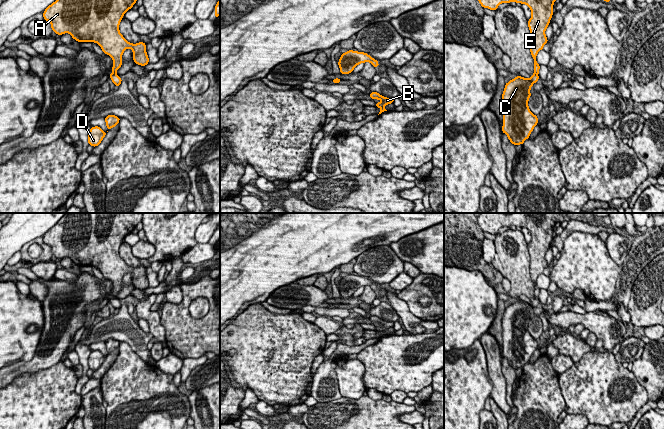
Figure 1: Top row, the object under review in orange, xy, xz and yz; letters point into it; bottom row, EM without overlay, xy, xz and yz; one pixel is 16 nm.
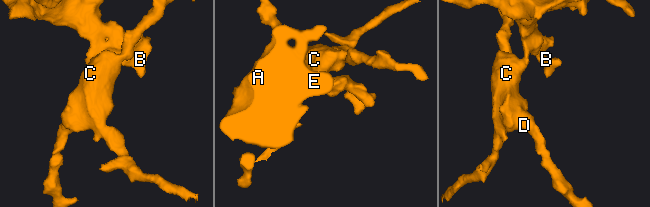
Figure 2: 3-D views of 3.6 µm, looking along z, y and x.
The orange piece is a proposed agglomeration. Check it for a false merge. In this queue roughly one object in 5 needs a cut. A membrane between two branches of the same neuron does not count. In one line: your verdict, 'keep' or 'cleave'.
cleave

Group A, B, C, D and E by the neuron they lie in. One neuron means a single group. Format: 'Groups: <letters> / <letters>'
Groups: A B E / C D

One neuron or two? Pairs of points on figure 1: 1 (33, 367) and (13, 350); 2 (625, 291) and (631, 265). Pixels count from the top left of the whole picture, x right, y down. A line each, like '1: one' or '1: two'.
1: two
2: one

